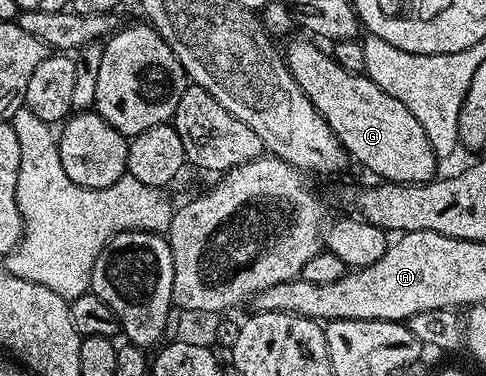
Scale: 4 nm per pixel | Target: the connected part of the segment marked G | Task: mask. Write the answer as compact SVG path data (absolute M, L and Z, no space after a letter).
M297 39L289 48L284 48L285 64L299 89L303 89L311 105L331 125L335 137L339 137L350 156L386 183L430 182L438 174L439 157L431 149L419 121L411 117L407 105L383 93L368 75L347 73L347 69L333 60L332 54L325 52L324 55L316 42L305 39Z

